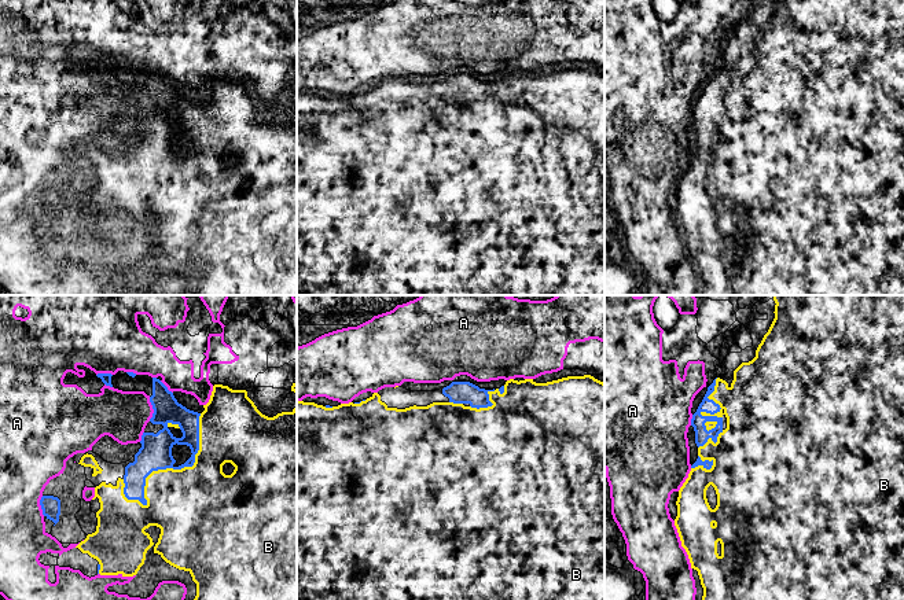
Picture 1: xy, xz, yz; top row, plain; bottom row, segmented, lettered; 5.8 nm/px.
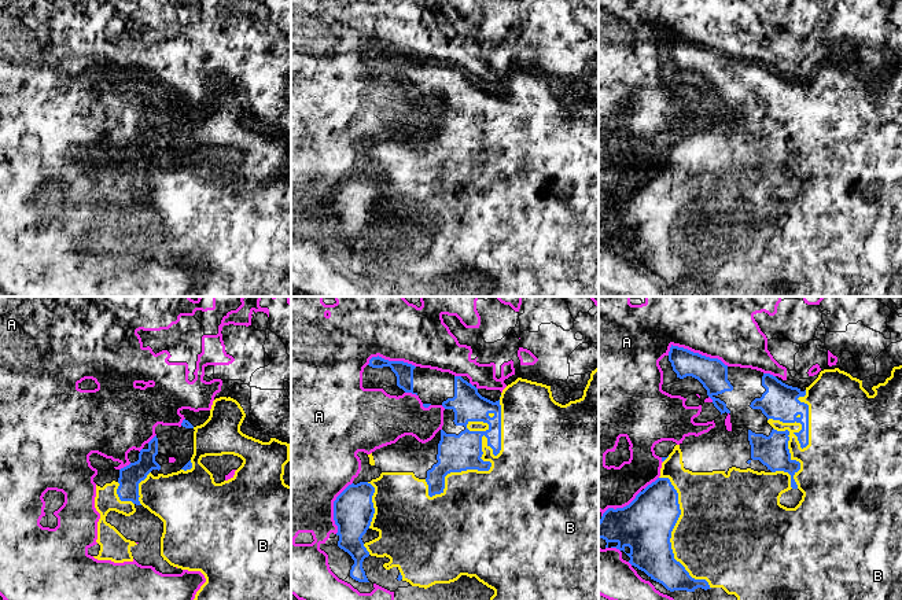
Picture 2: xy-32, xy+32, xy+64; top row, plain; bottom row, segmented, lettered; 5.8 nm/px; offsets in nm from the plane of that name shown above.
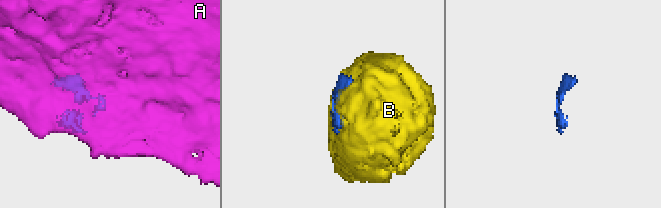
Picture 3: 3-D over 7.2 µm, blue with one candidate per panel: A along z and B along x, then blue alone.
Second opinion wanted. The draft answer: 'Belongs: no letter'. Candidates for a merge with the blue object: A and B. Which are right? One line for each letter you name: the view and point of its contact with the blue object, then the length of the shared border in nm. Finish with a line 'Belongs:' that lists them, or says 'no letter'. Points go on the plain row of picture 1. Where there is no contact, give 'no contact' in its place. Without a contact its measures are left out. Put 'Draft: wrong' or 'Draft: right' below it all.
B: meets blue in xy at (173, 161); contact 650 nm long
Belongs: B
Draft: wrong

